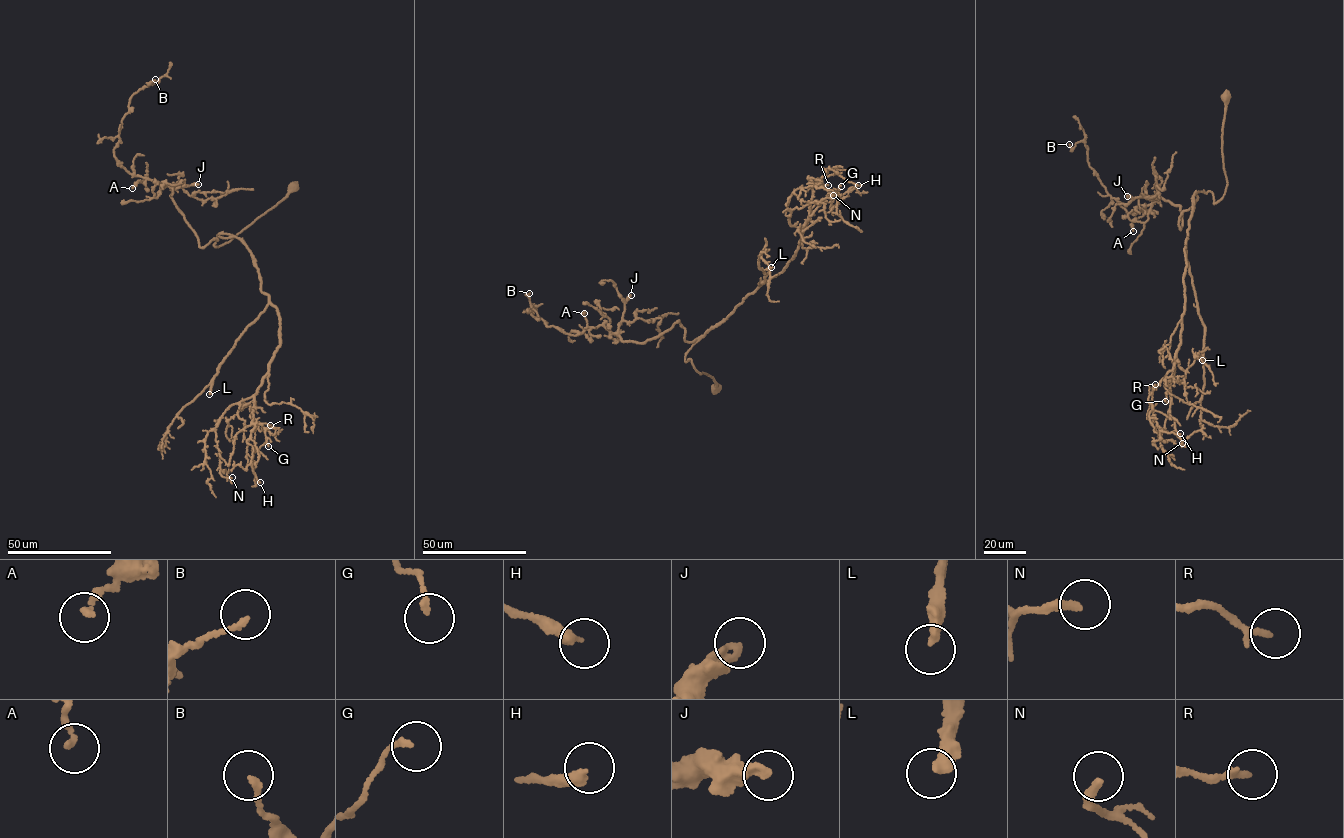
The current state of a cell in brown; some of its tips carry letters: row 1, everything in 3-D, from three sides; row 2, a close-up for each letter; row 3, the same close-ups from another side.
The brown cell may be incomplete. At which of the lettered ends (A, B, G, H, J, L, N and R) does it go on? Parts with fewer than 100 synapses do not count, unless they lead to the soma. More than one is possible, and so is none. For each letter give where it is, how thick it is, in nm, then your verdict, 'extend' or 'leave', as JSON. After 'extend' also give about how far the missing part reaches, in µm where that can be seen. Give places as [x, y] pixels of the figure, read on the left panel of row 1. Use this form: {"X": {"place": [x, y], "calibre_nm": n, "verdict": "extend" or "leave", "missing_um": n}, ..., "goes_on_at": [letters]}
{"A": {"place": [132, 188], "calibre_nm": 220, "verdict": "leave"}, "B": {"place": [155, 79], "calibre_nm": 160, "verdict": "leave"}, "G": {"place": [268, 446], "calibre_nm": 170, "verdict": "leave"}, "H": {"place": [260, 482], "calibre_nm": 260, "verdict": "leave"}, "J": {"place": [198, 184], "calibre_nm": 300, "verdict": "leave"}, "L": {"place": [209, 394], "calibre_nm": 340, "verdict": "extend", "missing_um": 60}, "N": {"place": [232, 477], "calibre_nm": 220, "verdict": "leave"}, "R": {"place": [270, 425], "calibre_nm": 190, "verdict": "leave"}, "goes_on_at": ["L"]}

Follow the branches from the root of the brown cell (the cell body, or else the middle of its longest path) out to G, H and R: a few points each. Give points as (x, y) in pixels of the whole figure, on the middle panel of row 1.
G: (715, 386), (712, 377), (685, 362), (687, 351), (784, 269), (809, 216), (841, 186)
H: (715, 386), (712, 377), (685, 362), (687, 351), (796, 254), (817, 178), (836, 173), (858, 185)
R: (715, 386), (712, 377), (685, 362), (687, 351), (784, 269), (809, 219), (812, 187), (828, 185)

